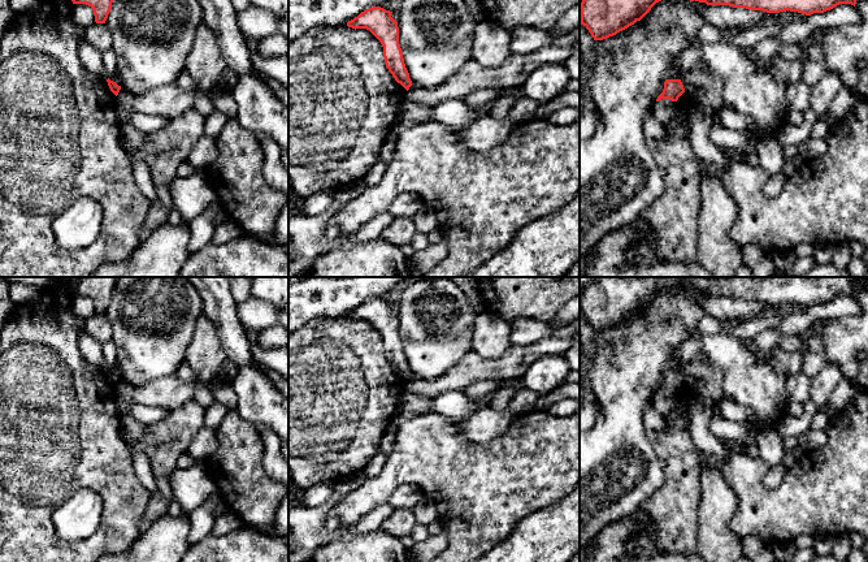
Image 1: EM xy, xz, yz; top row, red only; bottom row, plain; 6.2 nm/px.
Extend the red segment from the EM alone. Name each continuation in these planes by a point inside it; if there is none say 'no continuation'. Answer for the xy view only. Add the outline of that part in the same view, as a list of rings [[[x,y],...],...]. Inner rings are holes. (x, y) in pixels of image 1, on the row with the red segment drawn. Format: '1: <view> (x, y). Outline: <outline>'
no continuation

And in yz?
no continuation

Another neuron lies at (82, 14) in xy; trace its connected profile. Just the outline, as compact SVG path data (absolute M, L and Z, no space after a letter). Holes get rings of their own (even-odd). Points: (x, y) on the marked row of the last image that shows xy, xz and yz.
M73 4L71 16L74 22L84 29L95 23L94 10L86 4Z

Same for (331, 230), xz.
M330 219L325 226L325 237L329 241L334 241L340 235L342 235L342 232L338 222Z

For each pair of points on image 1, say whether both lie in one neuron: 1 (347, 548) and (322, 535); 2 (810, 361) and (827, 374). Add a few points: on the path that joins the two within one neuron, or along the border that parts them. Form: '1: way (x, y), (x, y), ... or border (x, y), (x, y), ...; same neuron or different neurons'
1: border (364, 532), (344, 535), (317, 548); different neurons
2: border (825, 363), (811, 379); different neurons

